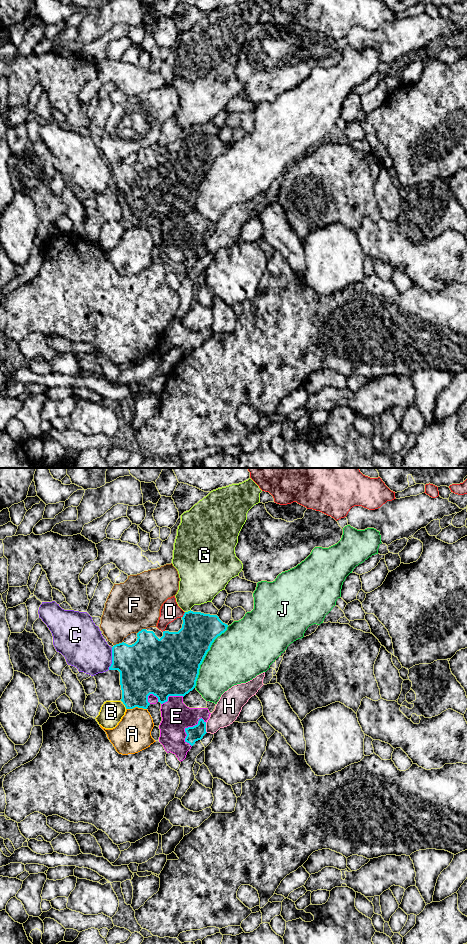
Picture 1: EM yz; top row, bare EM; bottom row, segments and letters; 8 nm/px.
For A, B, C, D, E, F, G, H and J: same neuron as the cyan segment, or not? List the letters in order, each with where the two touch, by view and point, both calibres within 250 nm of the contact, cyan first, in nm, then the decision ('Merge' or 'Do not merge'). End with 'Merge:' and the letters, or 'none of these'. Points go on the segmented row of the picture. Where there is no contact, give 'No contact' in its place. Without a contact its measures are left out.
A: Touches cyan at yz (136, 706). Thickness 320 nm (cyan) against 280 nm. Do not merge
B: Touches cyan at yz (125, 706). Thickness 300 nm (cyan) against 190 nm. Do not merge
C: Touches cyan at yz (112, 658). Thickness 380 nm (cyan) against 340 nm. Do not merge
D: Touches cyan at yz (183, 615). Thickness 300 nm (cyan) against 160 nm. Do not merge
E: Touches cyan at yz (185, 729). Thickness 120 nm (cyan) against 240 nm. Do not merge
F: Touches cyan at yz (142, 629). Thickness 360 nm (cyan) against 400 nm. Do not merge
G: Touches cyan at yz (188, 611). Thickness 280 nm (cyan) against 320 nm. Do not merge
H: Touches cyan at yz (205, 727). Thickness 120 nm (cyan) against 200 nm. Do not merge
J: Touches cyan at yz (205, 655). Thickness 420 nm (cyan) against 440 nm. Do not merge
Merge: none of these

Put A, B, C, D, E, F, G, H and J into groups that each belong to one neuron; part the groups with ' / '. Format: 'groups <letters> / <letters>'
groups A / B / C / D / E / F / G / H / J

